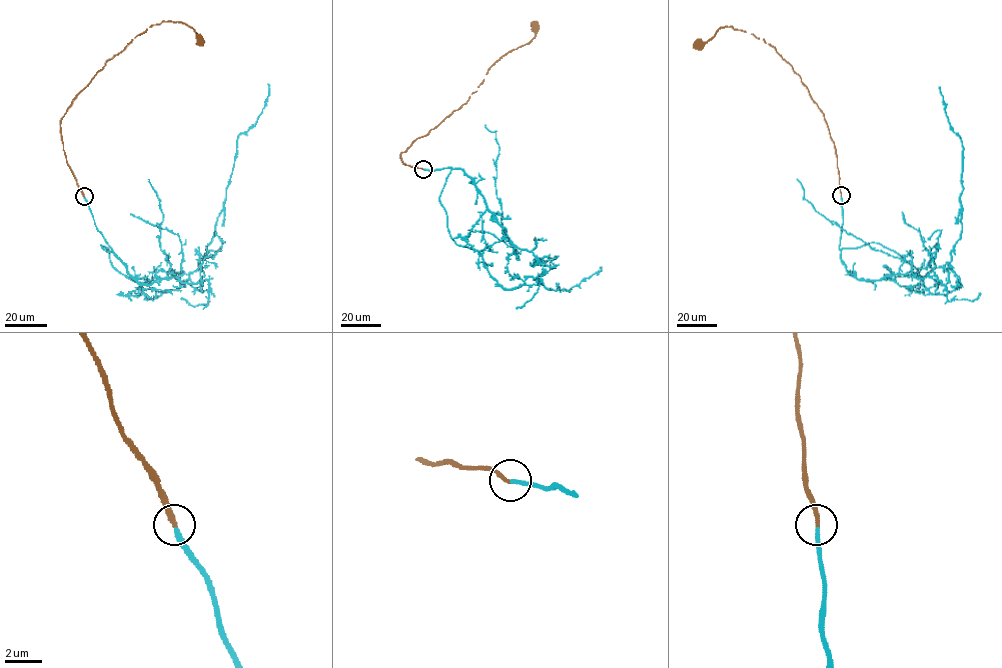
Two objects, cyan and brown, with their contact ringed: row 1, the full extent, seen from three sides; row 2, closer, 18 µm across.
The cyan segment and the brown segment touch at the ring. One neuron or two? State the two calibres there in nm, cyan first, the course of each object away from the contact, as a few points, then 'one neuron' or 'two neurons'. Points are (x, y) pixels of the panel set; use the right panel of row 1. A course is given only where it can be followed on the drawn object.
calibres 200 and 240 nm; course cyan (841, 195), (840, 249), (879, 243), (933, 294), (962, 284), (949, 265), (963, 147), (939, 87); course brown (841, 195), (834, 142), (822, 111), (801, 77), (774, 46), (731, 26), (721, 27), (699, 45); one neuron

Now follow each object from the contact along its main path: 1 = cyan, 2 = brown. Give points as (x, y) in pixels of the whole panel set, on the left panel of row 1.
1: (84, 197), (114, 268), (147, 299), (177, 289), (212, 240), (238, 136), (257, 120), (268, 84)
2: (84, 197), (61, 135), (60, 121), (71, 102), (108, 60), (151, 25), (180, 22), (201, 41)

